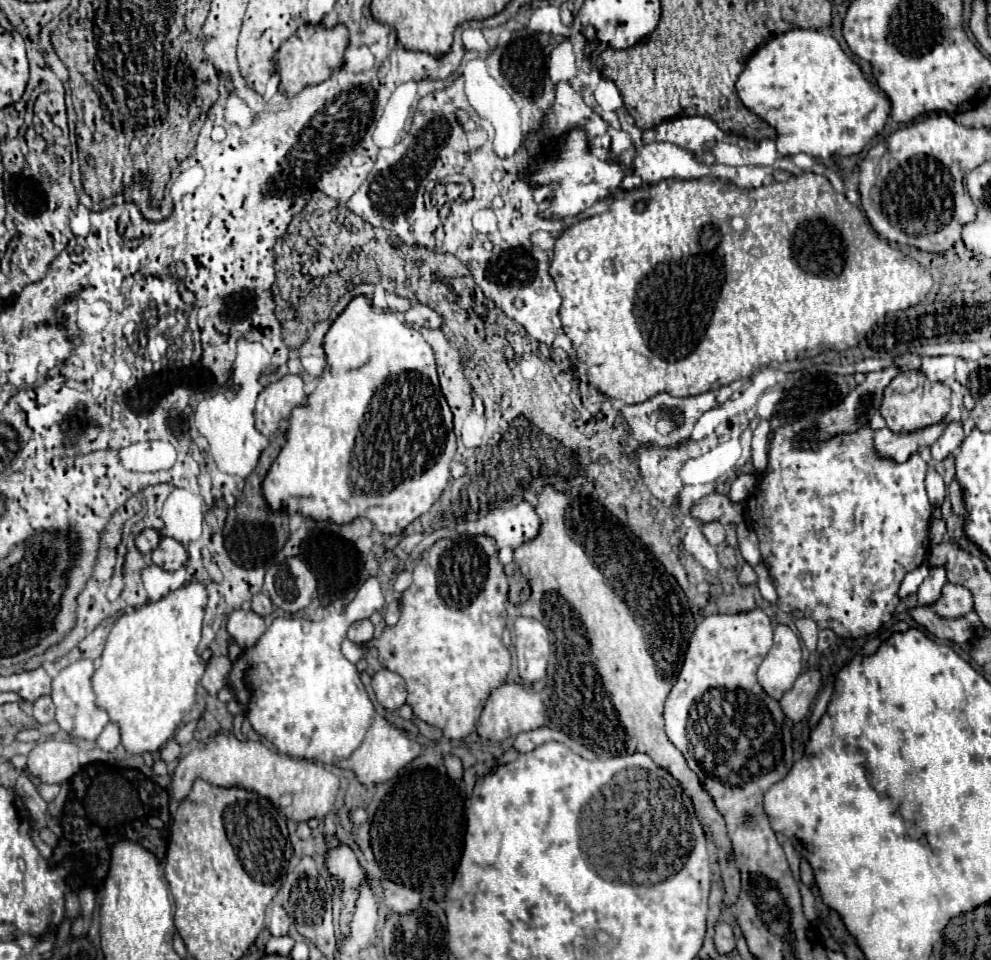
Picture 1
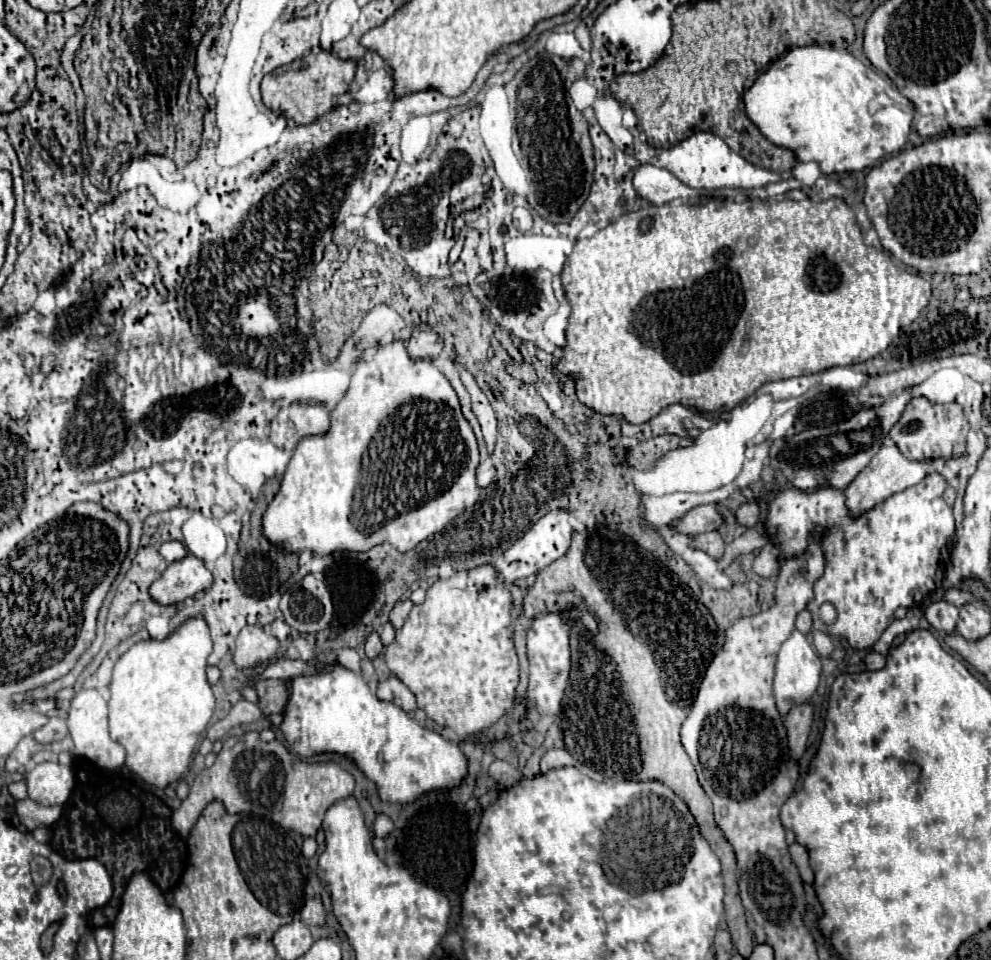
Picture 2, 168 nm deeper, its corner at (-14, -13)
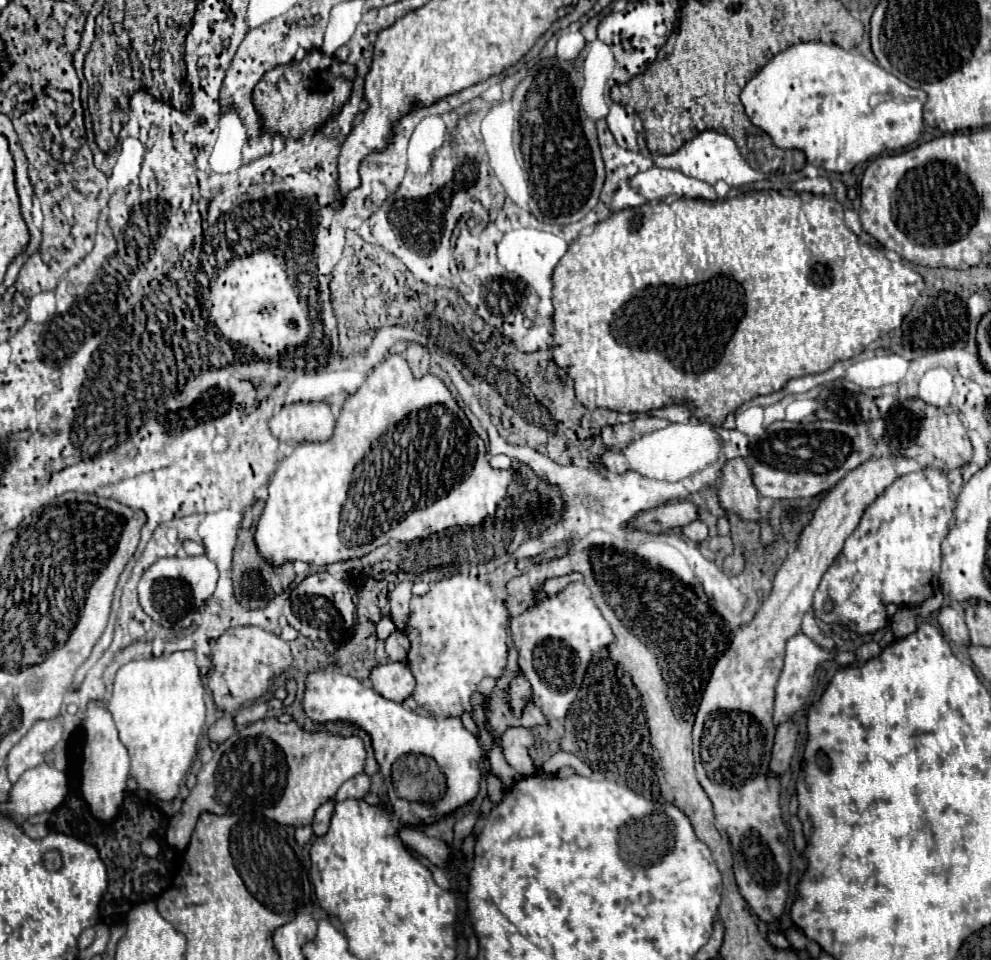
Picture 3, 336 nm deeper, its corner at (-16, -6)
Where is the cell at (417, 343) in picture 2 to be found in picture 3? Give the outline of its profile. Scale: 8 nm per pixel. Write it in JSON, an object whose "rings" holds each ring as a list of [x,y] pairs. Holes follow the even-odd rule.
{"rings":[[[410,343],[408,349],[406,349],[406,353],[404,353],[404,357],[406,357],[406,361],[408,361],[408,365],[410,365],[410,369],[412,369],[412,373],[414,373],[416,377],[428,373],[430,353],[428,353],[428,349],[422,347],[420,343]]]}

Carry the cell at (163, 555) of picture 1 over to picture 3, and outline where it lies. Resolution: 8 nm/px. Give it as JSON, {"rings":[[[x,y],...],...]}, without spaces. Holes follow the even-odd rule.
{"rings":[[[166,557],[158,559],[140,579],[138,595],[142,609],[166,629],[184,629],[192,625],[194,611],[214,593],[218,567],[206,557]]]}

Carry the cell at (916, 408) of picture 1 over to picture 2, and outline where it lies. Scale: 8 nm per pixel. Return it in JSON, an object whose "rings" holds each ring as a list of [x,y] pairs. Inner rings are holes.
{"rings":[[[912,398],[906,404],[906,410],[902,412],[896,426],[892,426],[888,436],[892,438],[892,442],[898,446],[898,450],[906,458],[916,460],[916,462],[924,462],[924,460],[936,460],[936,458],[948,460],[948,458],[964,456],[968,430],[970,430],[970,426],[966,422],[966,416],[956,402],[932,404],[926,398]]]}

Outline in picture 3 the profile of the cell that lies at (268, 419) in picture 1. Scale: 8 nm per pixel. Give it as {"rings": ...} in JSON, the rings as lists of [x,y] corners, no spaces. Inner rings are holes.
{"rings":[[[292,403],[270,419],[272,435],[288,445],[326,441],[334,431],[334,417],[326,403]]]}

